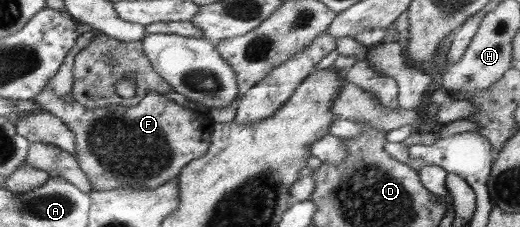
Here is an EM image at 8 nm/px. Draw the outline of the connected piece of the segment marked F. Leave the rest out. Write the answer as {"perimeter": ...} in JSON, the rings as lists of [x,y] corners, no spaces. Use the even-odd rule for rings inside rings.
{"perimeter":[[[90,30],[79,35],[59,70],[33,100],[37,106],[60,118],[71,129],[77,144],[74,157],[94,190],[156,190],[173,178],[178,178],[191,160],[207,152],[215,122],[209,113],[189,110],[155,91],[147,91],[141,102],[130,107],[105,105],[91,109],[75,102],[71,96],[75,57],[89,46],[93,38],[94,34]]]}

